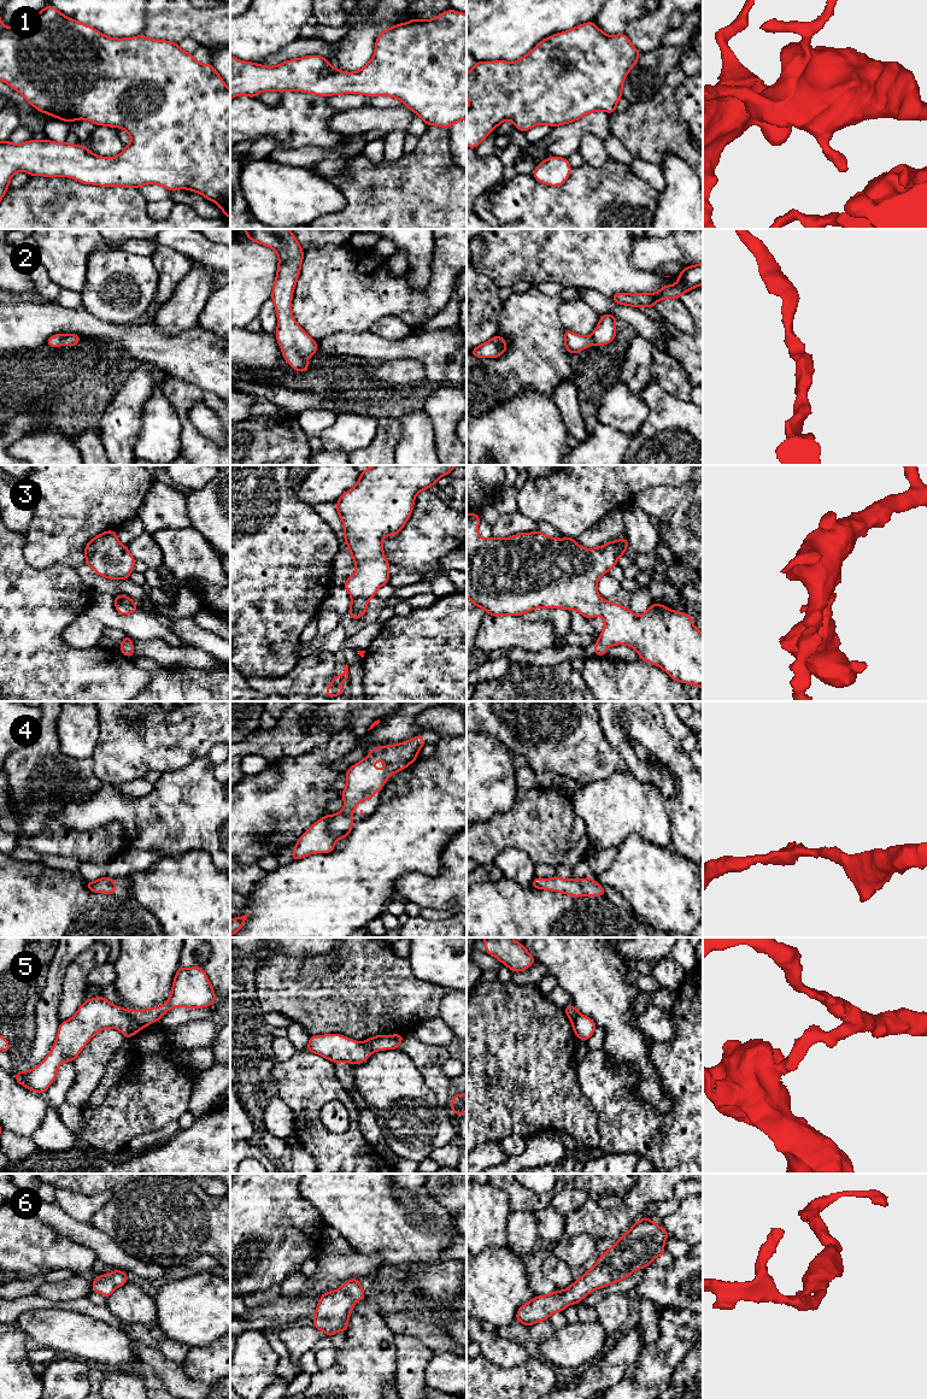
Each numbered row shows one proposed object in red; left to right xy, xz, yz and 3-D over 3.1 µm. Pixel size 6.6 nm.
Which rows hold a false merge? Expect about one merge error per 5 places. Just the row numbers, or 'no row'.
5

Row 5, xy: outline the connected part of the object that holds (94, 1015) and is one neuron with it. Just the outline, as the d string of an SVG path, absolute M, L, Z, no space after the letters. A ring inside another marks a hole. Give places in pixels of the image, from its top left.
M104 997L84 1000L74 1017L60 1023L54 1045L42 1063L29 1071L20 1070L14 1074L14 1078L25 1088L43 1094L51 1083L54 1082L59 1065L64 1062L75 1062L87 1042L96 1033L107 1028L118 1029L128 1039L140 1031L143 1025L131 1018L124 1007L111 1004Z

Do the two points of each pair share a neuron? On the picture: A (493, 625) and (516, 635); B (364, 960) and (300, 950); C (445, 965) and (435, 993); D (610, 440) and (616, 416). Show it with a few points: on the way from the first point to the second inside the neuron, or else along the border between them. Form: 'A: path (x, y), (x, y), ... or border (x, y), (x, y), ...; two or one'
A: path (499, 632), (510, 632); one
B: border (334, 950), (315, 957), (297, 959); two
C: border (412, 973), (422, 980), (444, 986), (450, 991); two
D: border (600, 423), (633, 435); two

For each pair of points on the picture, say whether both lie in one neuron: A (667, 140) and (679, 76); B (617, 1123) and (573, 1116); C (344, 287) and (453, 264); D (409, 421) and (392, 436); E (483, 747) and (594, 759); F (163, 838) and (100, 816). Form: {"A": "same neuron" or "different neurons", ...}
{"A": "same neuron", "B": "different neurons", "C": "same neuron", "D": "different neurons", "E": "different neurons", "F": "same neuron"}

